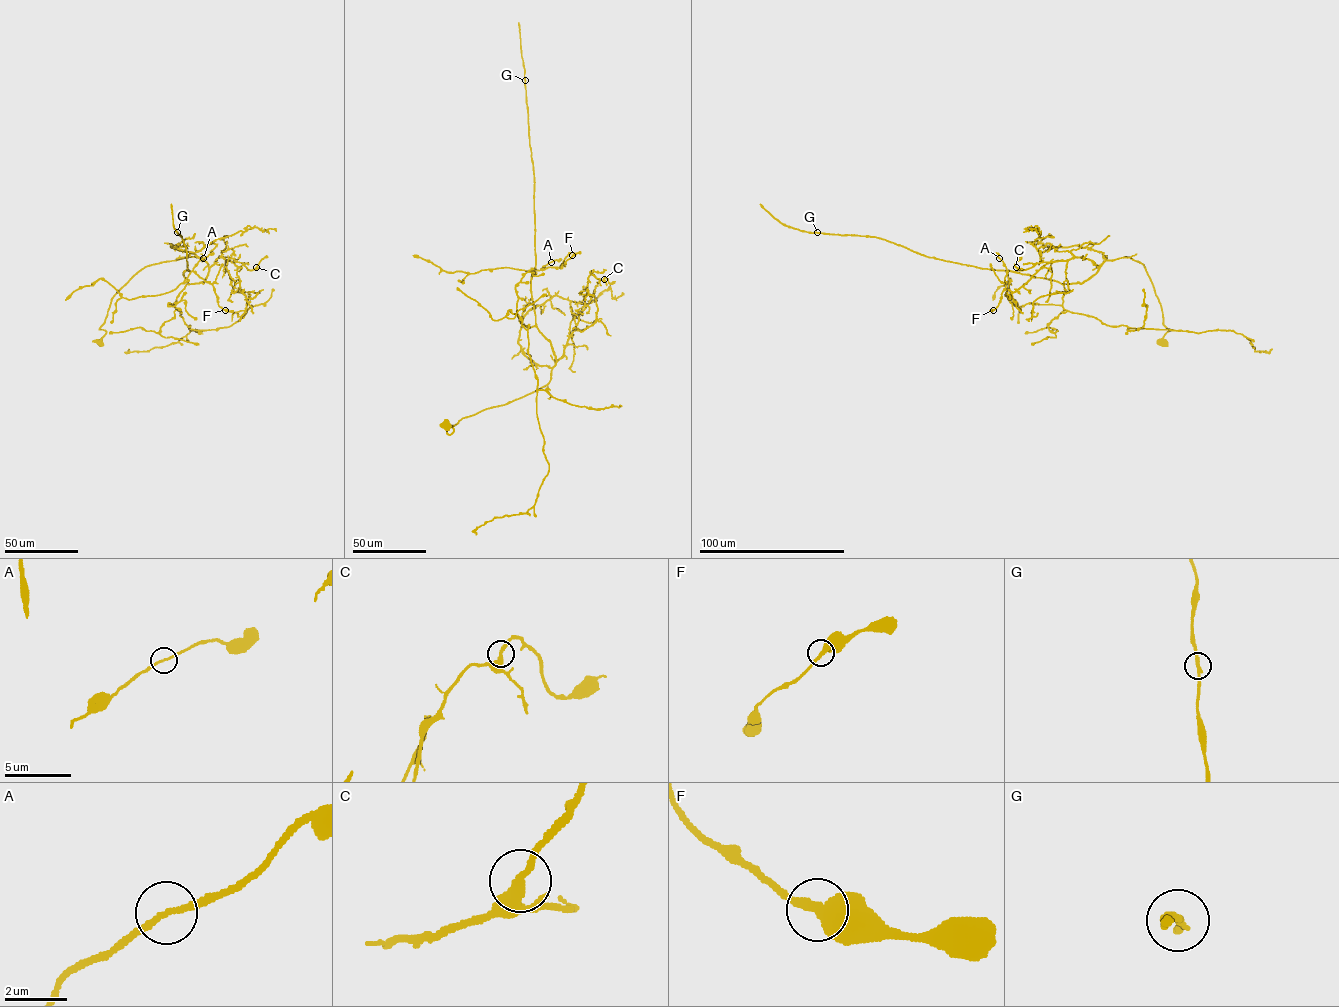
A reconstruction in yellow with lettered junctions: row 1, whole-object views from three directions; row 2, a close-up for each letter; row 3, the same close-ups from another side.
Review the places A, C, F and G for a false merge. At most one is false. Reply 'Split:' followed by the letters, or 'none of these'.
Split: none of these

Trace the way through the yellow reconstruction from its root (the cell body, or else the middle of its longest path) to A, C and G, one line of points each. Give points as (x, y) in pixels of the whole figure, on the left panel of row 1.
A: (100, 341), (113, 296), (138, 272), (200, 257), (208, 267), (203, 283), (189, 284), (183, 274), (203, 258)
C: (100, 341), (113, 296), (147, 266), (196, 256), (209, 267), (222, 257), (249, 270), (256, 267)
G: (100, 341), (113, 296), (145, 267), (200, 257), (203, 283), (184, 276), (177, 232)

